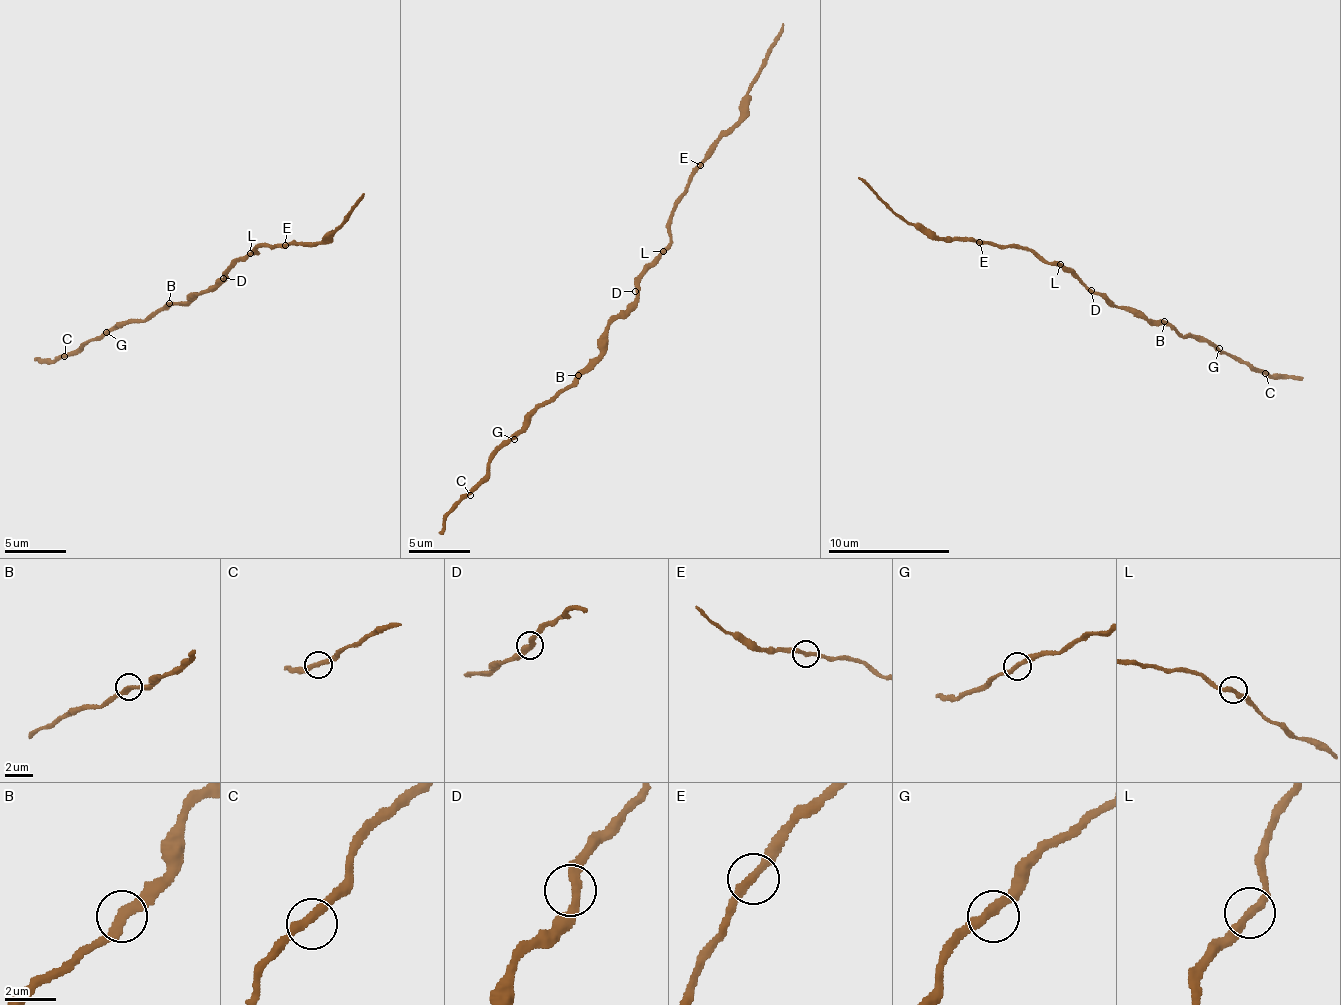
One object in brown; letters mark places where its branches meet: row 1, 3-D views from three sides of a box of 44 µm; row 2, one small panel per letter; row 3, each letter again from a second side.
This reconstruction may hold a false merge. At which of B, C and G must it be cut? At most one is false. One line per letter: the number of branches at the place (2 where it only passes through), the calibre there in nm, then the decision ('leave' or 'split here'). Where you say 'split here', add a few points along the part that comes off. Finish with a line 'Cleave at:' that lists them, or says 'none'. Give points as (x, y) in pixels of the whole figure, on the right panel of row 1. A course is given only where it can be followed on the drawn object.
B: 2 | 320 nm | leave
C: 2 | 320 nm | leave
G: 2 | 320 nm | leave
Cleave at: none

